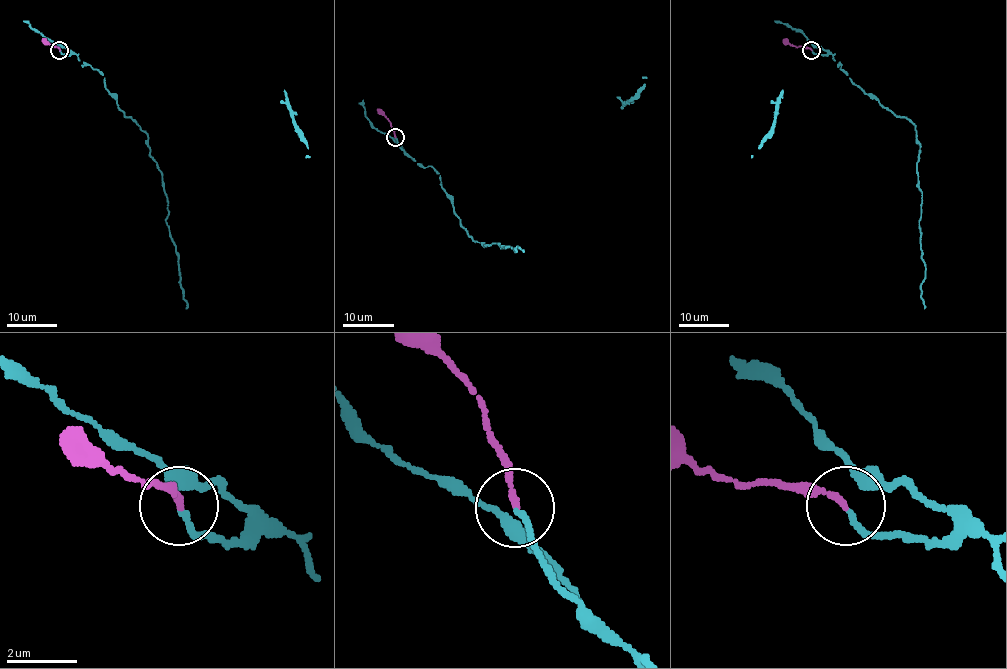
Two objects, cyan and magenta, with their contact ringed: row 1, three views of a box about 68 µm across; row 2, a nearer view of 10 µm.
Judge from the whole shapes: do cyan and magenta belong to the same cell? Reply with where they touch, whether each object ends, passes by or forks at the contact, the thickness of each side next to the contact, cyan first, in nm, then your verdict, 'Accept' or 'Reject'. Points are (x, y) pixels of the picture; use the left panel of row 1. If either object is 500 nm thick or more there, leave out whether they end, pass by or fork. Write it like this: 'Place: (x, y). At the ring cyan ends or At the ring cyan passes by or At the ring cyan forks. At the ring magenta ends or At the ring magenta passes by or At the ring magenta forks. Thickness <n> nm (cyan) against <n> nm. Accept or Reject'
Place: (59, 50). At the ring cyan passes by. At the ring magenta ends. Thickness 130 nm (cyan) against 160 nm. Accept

